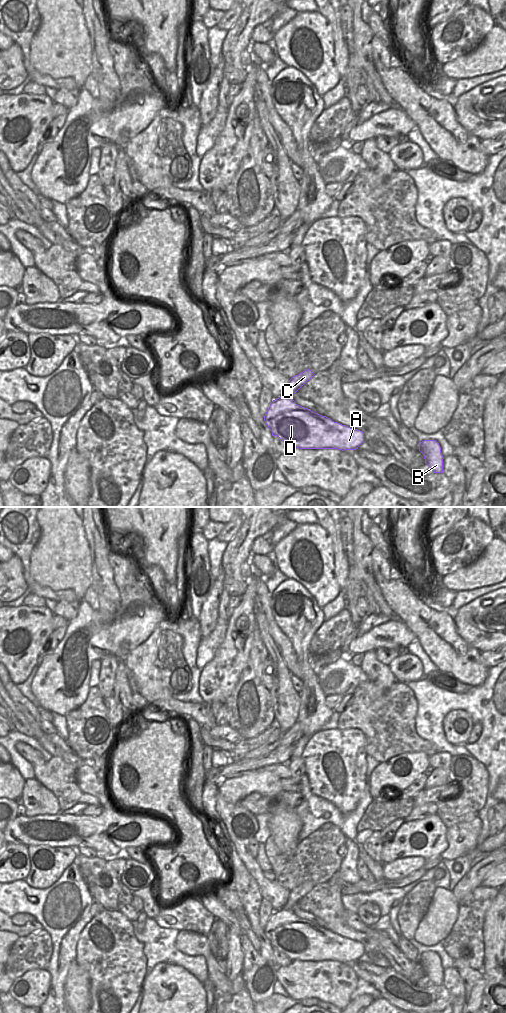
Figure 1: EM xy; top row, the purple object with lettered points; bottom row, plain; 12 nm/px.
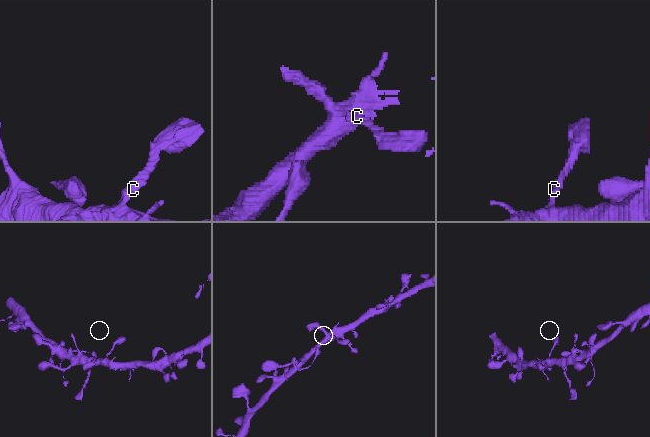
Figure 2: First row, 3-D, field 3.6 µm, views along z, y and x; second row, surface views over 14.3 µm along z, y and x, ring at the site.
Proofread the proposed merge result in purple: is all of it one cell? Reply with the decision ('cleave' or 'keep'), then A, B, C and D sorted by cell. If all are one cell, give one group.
keep; A B C D

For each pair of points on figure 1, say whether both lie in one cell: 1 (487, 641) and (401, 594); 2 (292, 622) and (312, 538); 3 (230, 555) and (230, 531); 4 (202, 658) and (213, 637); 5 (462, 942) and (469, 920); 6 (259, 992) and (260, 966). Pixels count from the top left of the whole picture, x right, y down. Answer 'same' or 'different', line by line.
1: different
2: different
3: different
4: same
5: same
6: same

